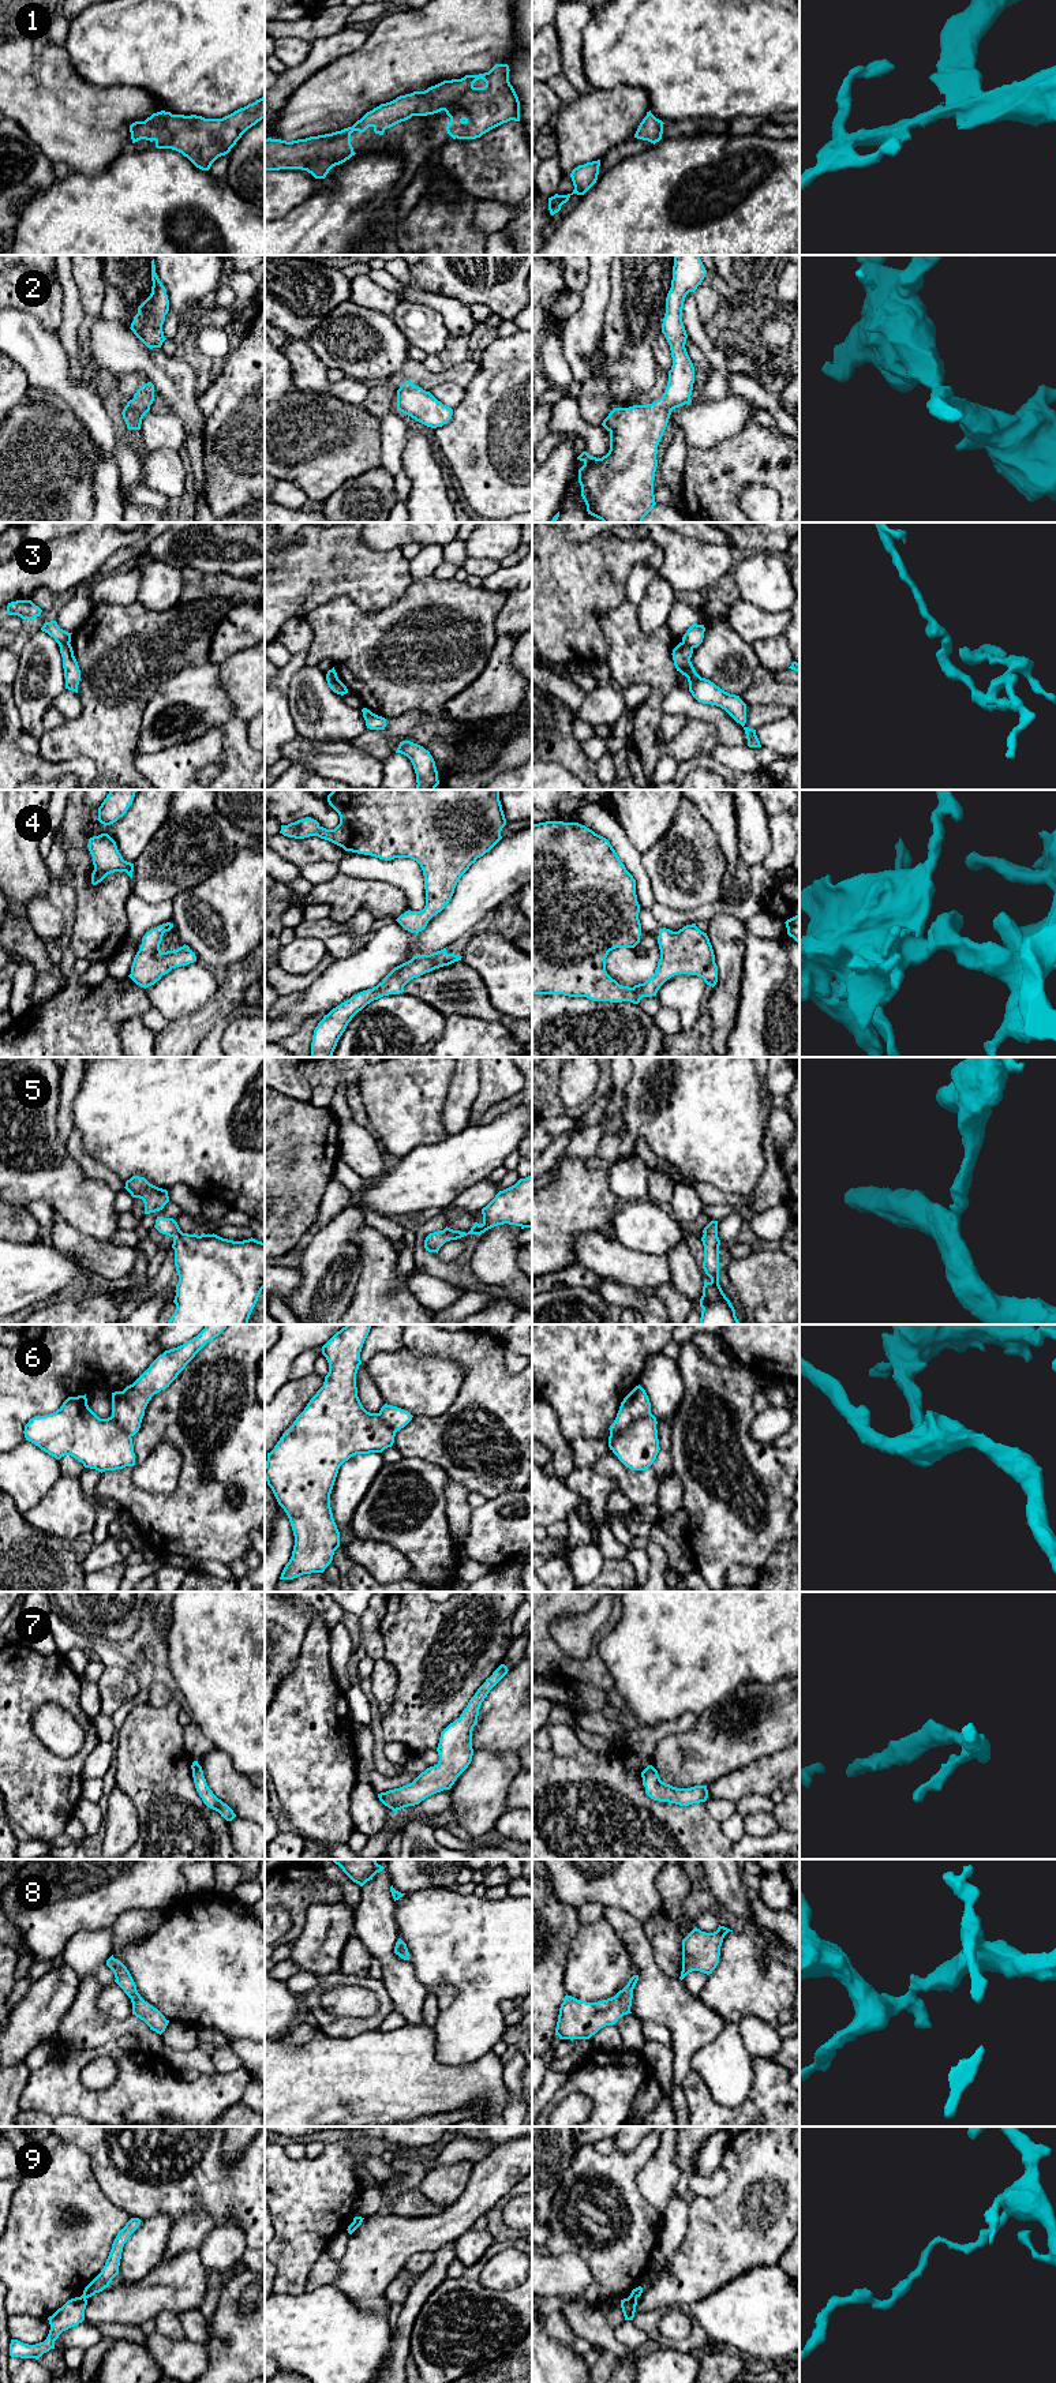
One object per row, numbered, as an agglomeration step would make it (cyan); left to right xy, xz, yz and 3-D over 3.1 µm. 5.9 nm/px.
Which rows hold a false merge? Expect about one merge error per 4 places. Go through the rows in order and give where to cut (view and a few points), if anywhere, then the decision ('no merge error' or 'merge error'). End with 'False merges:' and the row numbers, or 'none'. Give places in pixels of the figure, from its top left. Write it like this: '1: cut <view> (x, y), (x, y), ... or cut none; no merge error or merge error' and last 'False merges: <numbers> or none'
1: cut none; no merge error
2: cut none; no merge error
3: cut xy (68, 643), (59, 645); merge error
4: cut none; no merge error
5: cut none; no merge error
6: cut yz (650, 1412), (609, 1439); merge error
7: cut none; no merge error
8: cut none; no merge error
9: cut xy (82, 2295), (85, 2299); merge error
False merges: 3, 6, 9

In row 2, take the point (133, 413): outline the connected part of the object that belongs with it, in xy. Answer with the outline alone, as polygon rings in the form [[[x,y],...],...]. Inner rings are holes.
[[[147,382],[136,390],[121,412],[128,430],[141,430],[142,419],[150,411],[153,401],[154,385]]]

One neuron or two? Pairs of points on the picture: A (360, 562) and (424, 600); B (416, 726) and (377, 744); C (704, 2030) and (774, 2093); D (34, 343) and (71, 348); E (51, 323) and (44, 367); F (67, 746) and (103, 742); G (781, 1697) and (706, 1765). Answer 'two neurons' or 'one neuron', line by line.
A: two neurons
B: one neuron
C: two neurons
D: two neurons
E: two neurons
F: one neuron
G: one neuron

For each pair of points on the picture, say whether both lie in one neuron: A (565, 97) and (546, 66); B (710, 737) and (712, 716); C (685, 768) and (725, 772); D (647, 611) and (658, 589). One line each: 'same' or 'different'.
A: different
B: different
C: same
D: same

